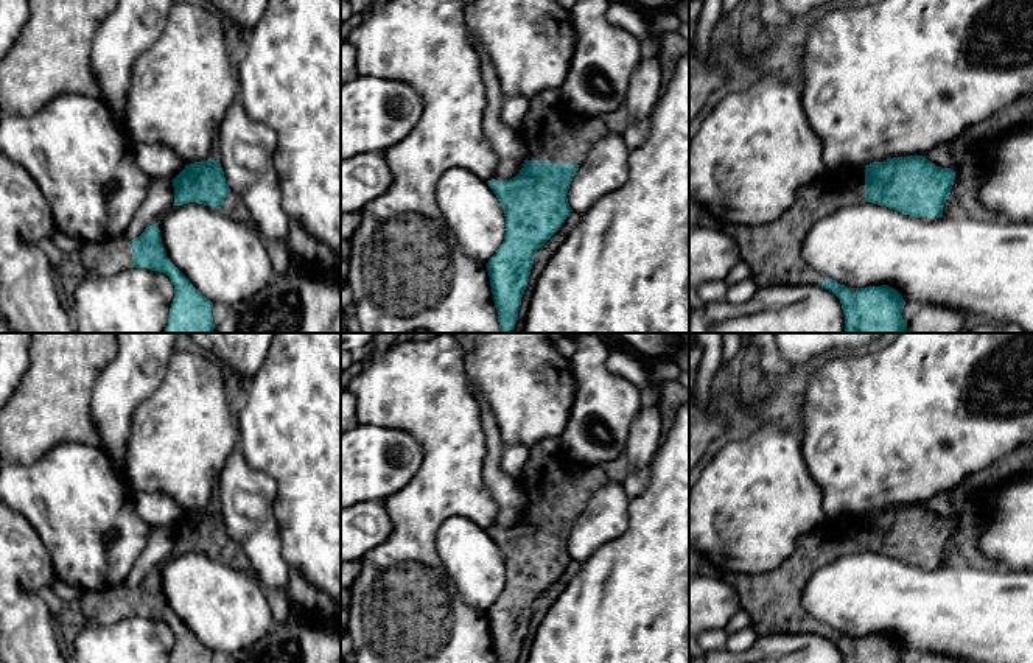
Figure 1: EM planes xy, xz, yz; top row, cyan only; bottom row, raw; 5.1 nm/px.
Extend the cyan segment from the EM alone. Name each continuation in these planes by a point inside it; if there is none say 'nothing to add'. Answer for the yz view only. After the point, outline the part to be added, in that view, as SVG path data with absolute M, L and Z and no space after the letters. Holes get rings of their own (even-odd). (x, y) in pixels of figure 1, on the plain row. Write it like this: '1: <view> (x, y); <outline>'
1: yz (772, 599); M865 514L825 520L797 538L792 554L764 574L720 571L750 616L758 638L770 635L821 635L826 624L812 618L801 605L809 577L823 565L865 551Z

